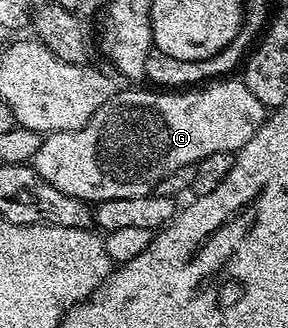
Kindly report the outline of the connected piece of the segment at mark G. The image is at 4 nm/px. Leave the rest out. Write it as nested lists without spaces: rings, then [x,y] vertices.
[[[216,80],[211,84],[205,85],[203,88],[188,88],[183,92],[161,92],[156,88],[147,88],[148,90],[140,90],[144,88],[121,89],[113,94],[109,102],[102,104],[102,108],[98,108],[98,112],[94,112],[94,116],[82,128],[63,130],[57,134],[47,135],[41,141],[38,152],[33,156],[30,164],[38,172],[38,176],[42,176],[42,180],[46,180],[46,184],[54,184],[54,188],[58,188],[58,192],[66,192],[66,196],[74,196],[78,200],[89,204],[99,204],[106,200],[122,200],[123,198],[151,194],[155,191],[156,185],[162,180],[166,180],[166,176],[178,172],[178,168],[195,166],[197,162],[202,161],[202,159],[214,152],[238,151],[248,143],[250,136],[254,136],[258,132],[258,128],[263,124],[266,117],[266,107],[258,100],[258,96],[254,96],[254,92],[250,92],[250,88],[244,86],[243,81],[228,81],[232,80]]]

